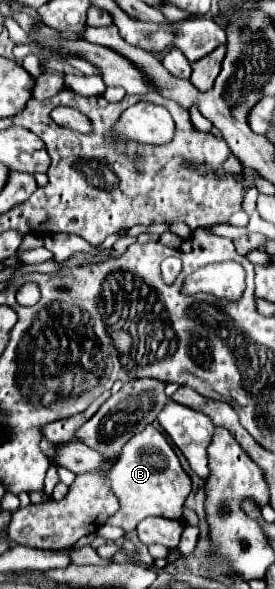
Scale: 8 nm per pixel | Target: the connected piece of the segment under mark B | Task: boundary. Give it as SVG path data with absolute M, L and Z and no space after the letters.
M150 426L152 432L140 432L130 438L124 446L118 462L112 466L108 474L110 486L114 486L114 494L120 500L120 512L110 518L110 526L120 526L126 534L130 534L142 518L148 516L164 516L164 518L182 518L182 506L186 496L192 490L190 476L182 470L180 460L172 446L168 444L166 436Z

